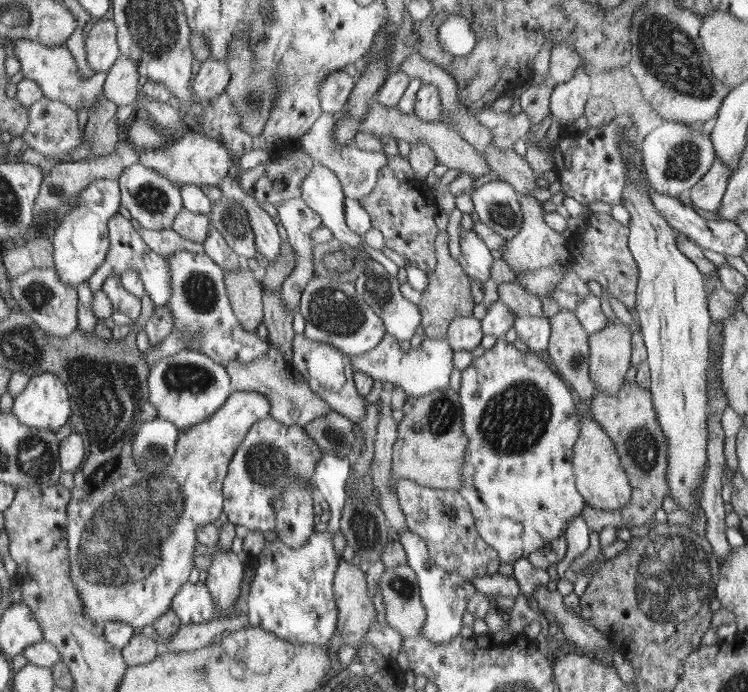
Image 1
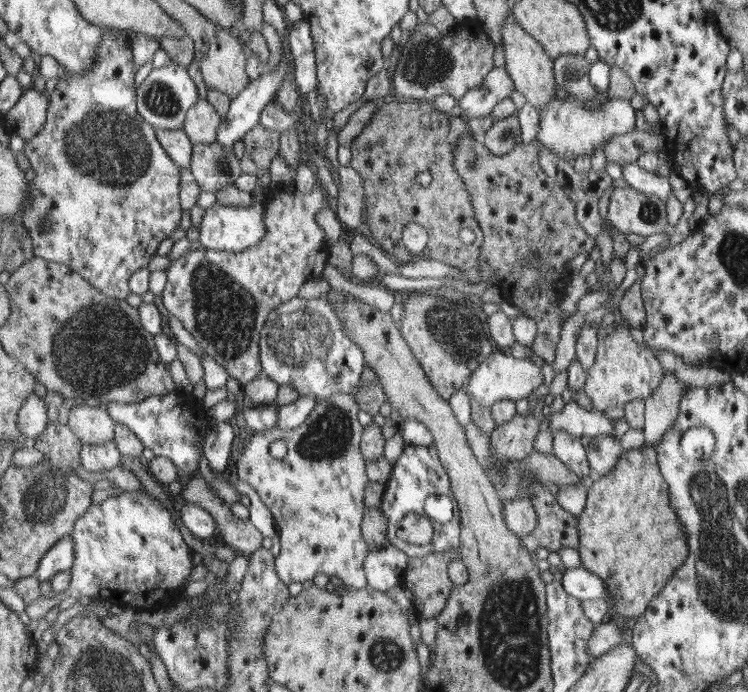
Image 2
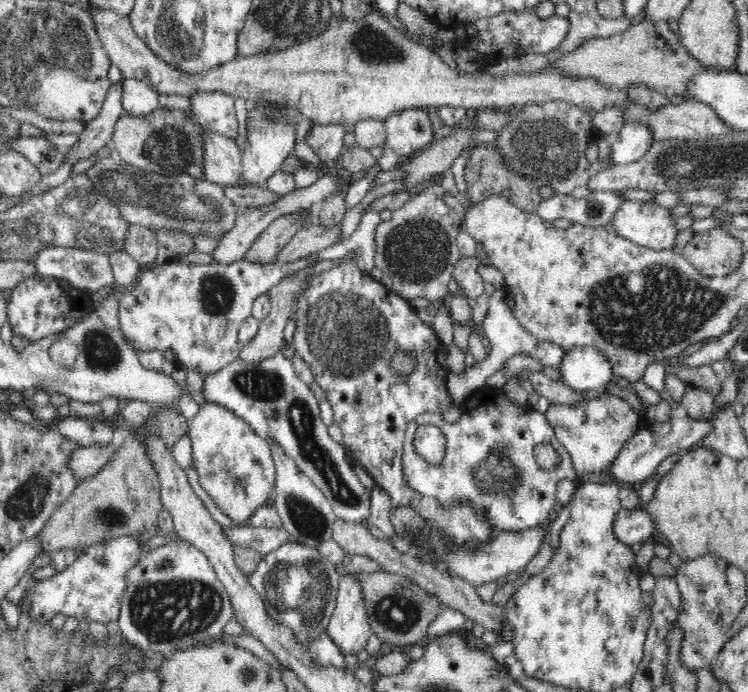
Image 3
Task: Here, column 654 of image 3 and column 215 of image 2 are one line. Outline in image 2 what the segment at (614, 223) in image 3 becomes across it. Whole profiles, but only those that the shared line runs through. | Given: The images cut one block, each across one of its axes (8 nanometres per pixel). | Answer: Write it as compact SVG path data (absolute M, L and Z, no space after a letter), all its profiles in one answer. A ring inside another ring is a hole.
M271 187L257 188L252 192L253 203L248 207L225 206L216 203L206 209L202 222L199 225L199 241L206 249L226 250L230 252L242 252L247 248L257 246L267 234L265 225L265 206L267 206L268 194Z

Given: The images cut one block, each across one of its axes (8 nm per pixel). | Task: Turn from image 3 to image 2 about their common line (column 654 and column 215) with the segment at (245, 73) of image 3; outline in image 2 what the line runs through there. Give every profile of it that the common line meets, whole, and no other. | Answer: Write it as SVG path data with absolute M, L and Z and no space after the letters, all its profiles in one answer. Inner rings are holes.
M200 100L187 112L184 130L191 136L192 142L210 144L217 140L221 118L214 106L206 100Z

